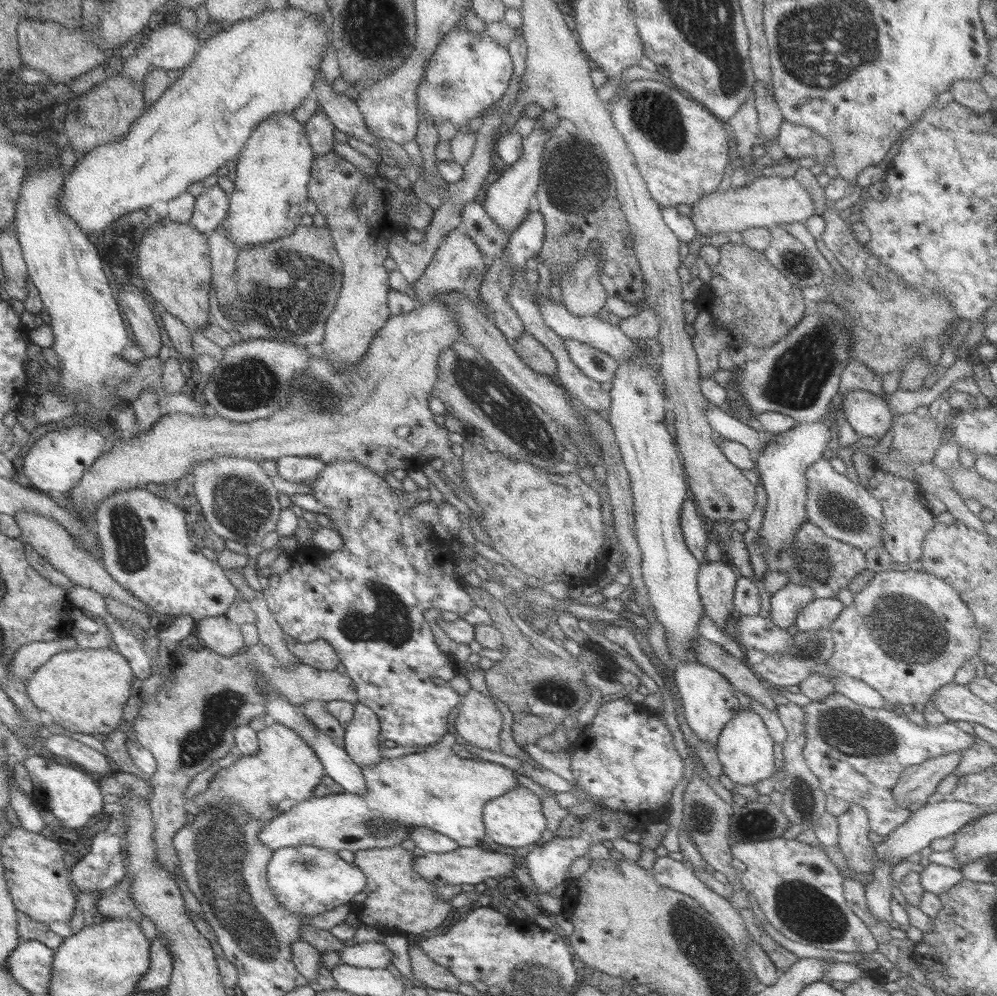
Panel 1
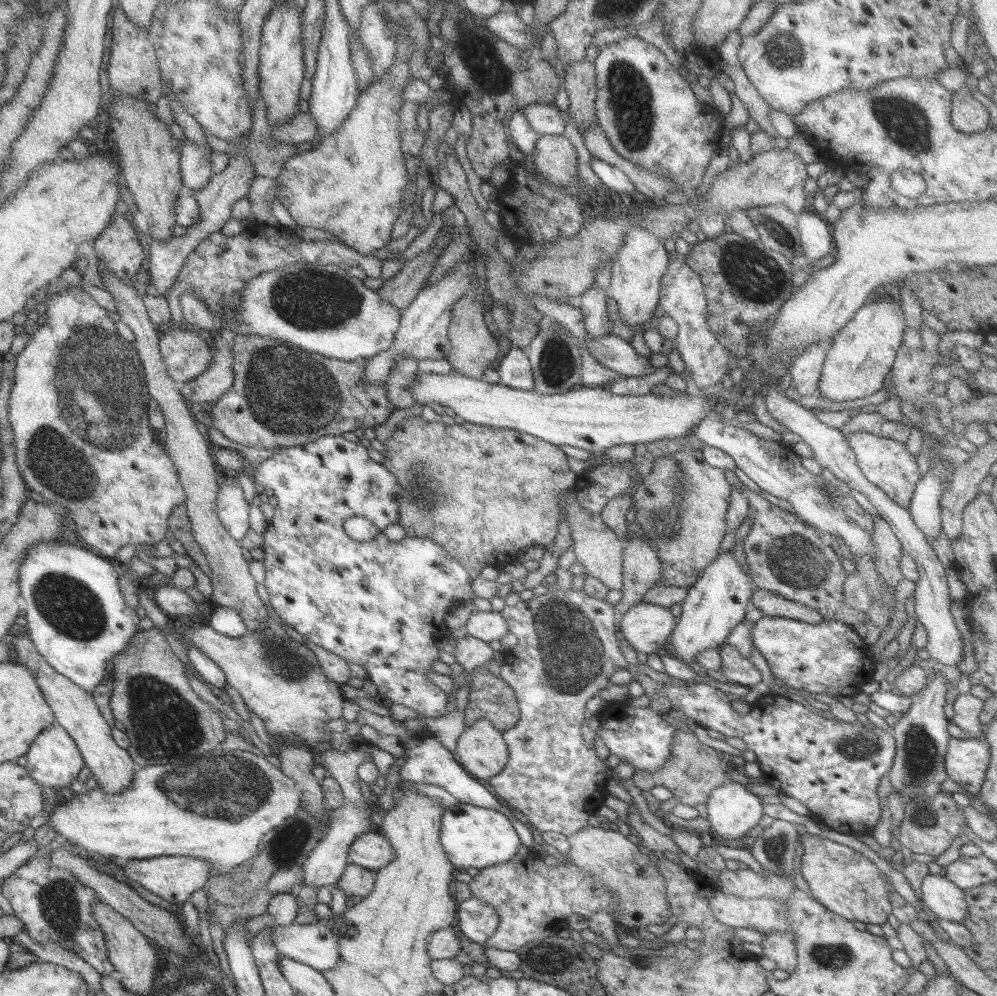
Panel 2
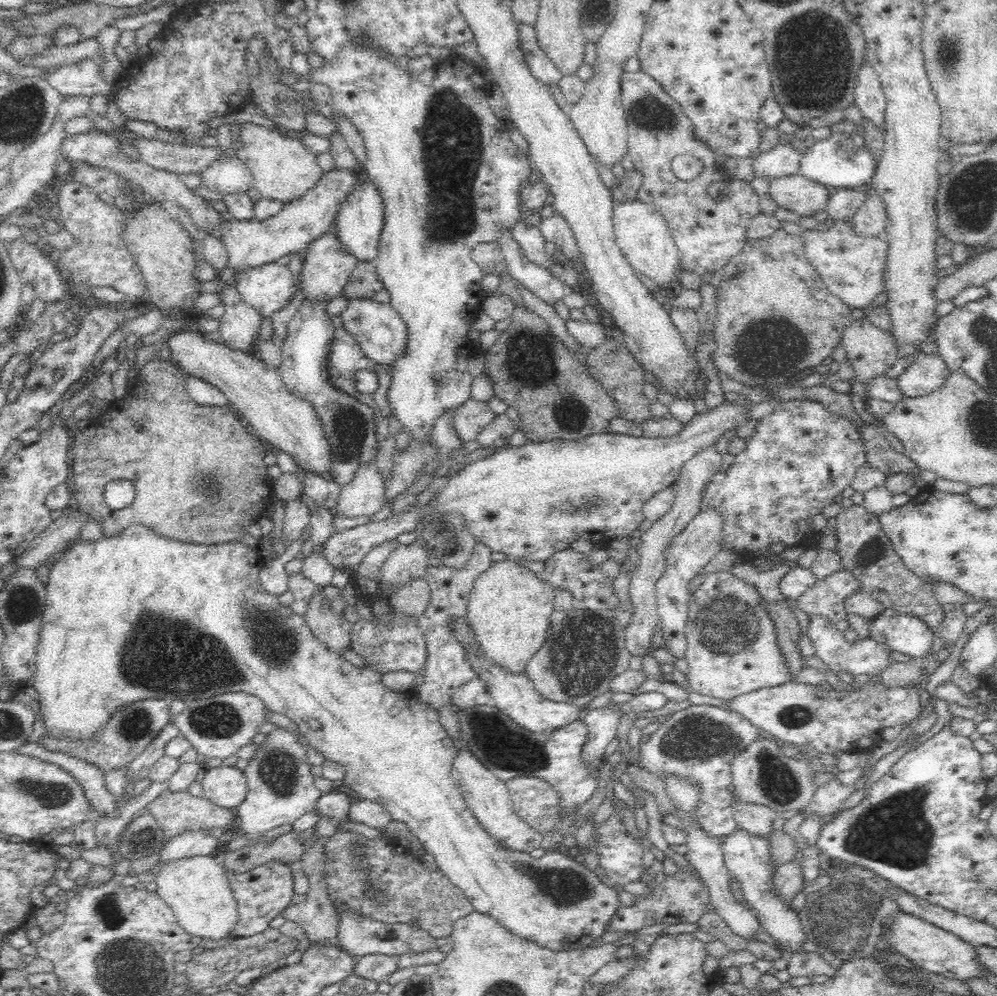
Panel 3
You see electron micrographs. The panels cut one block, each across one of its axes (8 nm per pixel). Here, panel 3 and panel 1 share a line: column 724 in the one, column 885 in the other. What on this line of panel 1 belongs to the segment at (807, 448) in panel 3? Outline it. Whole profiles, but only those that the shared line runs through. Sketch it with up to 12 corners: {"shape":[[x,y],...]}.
{"shape":[[880,469],[866,489],[882,505],[883,547],[921,559],[936,517],[919,483]]}

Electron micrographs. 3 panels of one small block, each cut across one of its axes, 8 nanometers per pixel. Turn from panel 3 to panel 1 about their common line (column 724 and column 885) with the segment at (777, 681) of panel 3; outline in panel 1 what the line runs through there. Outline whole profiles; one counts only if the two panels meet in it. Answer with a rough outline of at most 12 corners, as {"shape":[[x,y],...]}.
{"shape":[[875,573],[827,666],[926,705],[981,643],[945,580]]}

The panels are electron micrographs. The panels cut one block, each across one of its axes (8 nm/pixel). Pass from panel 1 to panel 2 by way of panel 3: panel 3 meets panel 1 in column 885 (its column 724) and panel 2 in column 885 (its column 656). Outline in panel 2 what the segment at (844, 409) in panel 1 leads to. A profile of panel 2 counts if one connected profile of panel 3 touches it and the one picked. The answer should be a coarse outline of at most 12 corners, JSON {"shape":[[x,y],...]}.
{"shape":[[847,436],[863,475],[904,508],[920,480],[905,444]]}

